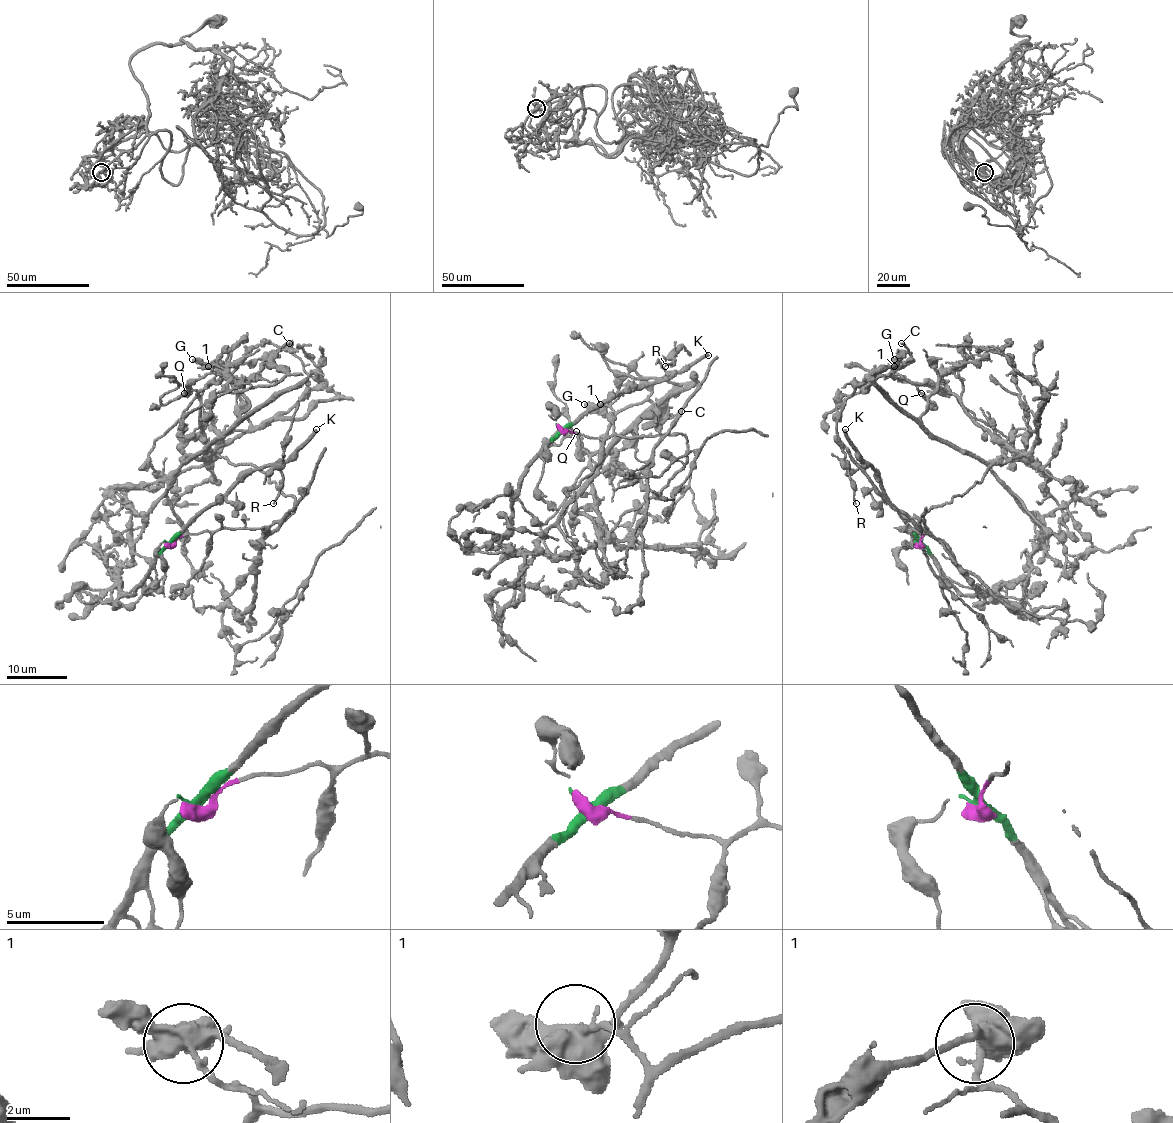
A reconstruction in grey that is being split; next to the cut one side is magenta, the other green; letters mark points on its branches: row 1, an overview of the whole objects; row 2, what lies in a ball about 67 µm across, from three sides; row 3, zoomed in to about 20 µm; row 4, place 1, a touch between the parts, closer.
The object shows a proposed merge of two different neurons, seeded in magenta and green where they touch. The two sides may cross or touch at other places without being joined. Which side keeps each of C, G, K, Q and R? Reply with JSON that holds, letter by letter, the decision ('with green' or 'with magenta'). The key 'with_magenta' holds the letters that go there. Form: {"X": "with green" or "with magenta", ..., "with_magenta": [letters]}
{"C": "with magenta", "G": "with magenta", "K": "with green", "Q": "with magenta", "R": "with green", "with_magenta": ["C", "G", "Q"]}

